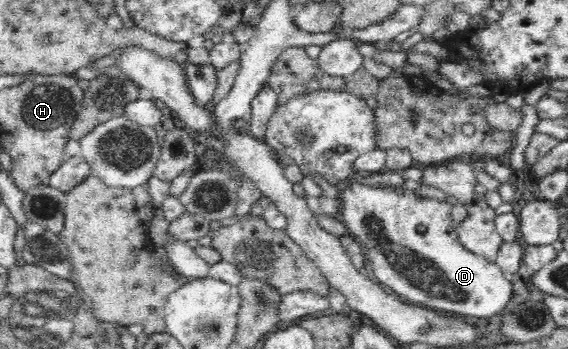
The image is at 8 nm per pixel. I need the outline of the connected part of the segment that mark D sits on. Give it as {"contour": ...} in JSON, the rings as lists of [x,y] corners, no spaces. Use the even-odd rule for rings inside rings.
{"contour":[[[352,183],[340,192],[341,198],[344,200],[344,221],[348,227],[348,234],[353,236],[360,244],[361,250],[364,253],[364,258],[371,262],[371,268],[374,270],[374,275],[378,277],[379,284],[385,284],[396,293],[407,298],[409,303],[424,305],[428,308],[436,310],[450,310],[450,313],[464,314],[464,316],[478,316],[478,318],[490,318],[490,316],[500,316],[503,312],[507,311],[507,306],[512,300],[514,294],[513,284],[508,281],[502,270],[492,262],[487,262],[485,258],[476,256],[472,252],[468,252],[455,237],[455,230],[453,228],[456,223],[452,221],[451,209],[452,206],[447,202],[439,202],[422,196],[416,196],[412,190],[404,190],[401,186],[386,186],[386,188],[368,186],[364,184]]]}

